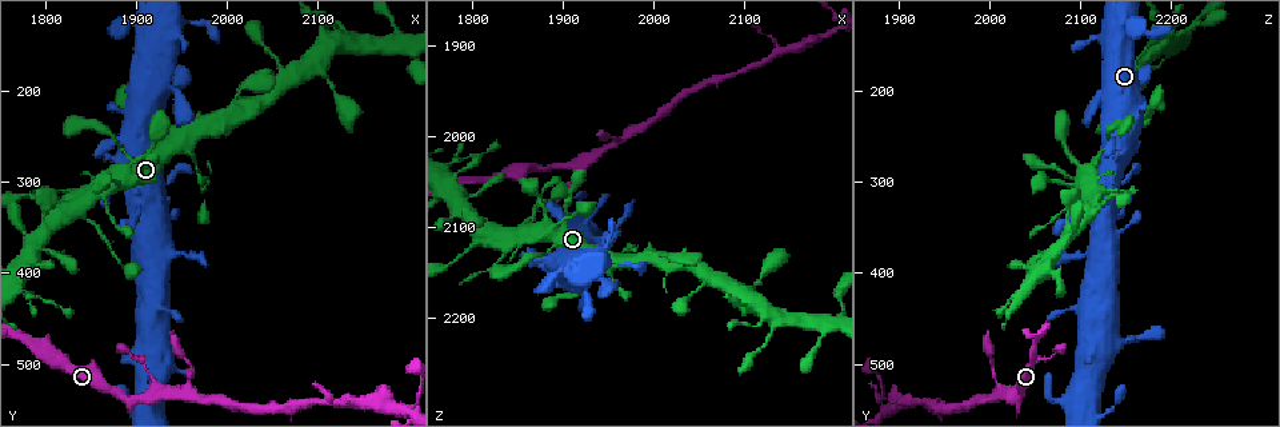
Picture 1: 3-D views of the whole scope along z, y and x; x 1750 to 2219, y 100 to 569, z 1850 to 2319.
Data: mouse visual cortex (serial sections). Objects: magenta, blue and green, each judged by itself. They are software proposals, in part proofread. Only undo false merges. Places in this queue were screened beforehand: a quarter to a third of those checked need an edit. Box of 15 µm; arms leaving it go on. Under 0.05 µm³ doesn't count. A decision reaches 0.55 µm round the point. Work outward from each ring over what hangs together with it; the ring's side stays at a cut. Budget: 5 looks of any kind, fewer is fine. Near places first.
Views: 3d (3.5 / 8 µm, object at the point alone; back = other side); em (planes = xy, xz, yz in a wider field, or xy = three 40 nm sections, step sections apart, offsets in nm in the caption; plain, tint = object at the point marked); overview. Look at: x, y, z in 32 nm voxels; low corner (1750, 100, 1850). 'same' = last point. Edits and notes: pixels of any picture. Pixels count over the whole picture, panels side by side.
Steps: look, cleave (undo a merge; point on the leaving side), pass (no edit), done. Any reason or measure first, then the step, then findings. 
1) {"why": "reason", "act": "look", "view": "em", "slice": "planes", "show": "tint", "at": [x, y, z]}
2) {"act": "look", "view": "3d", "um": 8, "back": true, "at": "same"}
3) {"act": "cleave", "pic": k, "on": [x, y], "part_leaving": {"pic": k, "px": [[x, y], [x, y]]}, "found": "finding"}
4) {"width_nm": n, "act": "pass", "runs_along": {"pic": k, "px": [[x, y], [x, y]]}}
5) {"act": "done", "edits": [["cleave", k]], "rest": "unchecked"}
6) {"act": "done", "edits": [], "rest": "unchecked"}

{"why": "three arms meet", "act": "look", "view": "3d", "um": 3.5, "at": [1915, 535, 2035]}

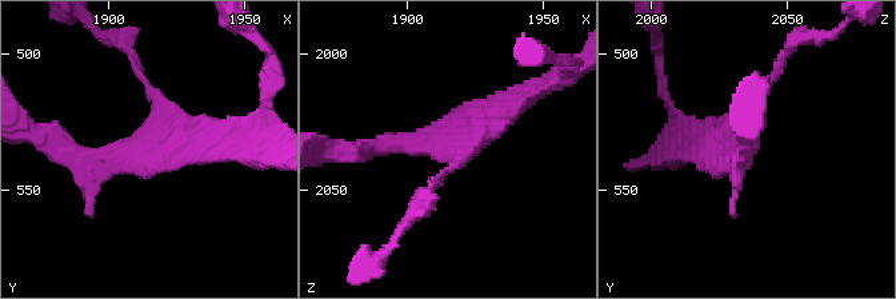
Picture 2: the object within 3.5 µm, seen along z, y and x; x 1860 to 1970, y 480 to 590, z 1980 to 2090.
{"arms": 3, "arm_widths_nm": [150, 200, 350], "act": "look", "view": "em", "slice": "xy", "step": 3, "show": "tint", "at": [1912, 534, 2032]}

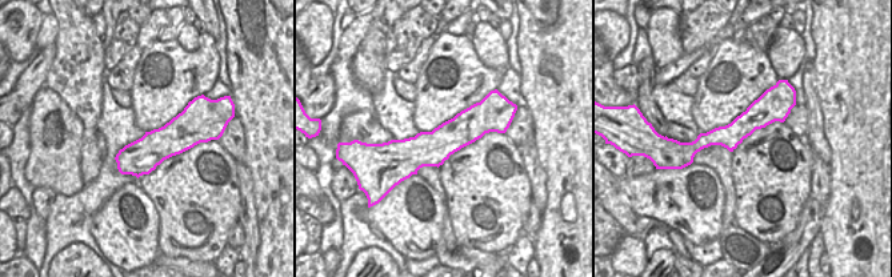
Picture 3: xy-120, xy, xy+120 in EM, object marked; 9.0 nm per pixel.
{"width_nm": 320, "act": "pass", "runs_along": {"pic": 2, "px": [[355, 151], [442, 140], [519, 103]]}, "found": "one cell here"}

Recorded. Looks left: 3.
{"why": "four-way junction", "act": "look", "view": "3d", "um": 3.5, "at": [1840, 335, 2105]}

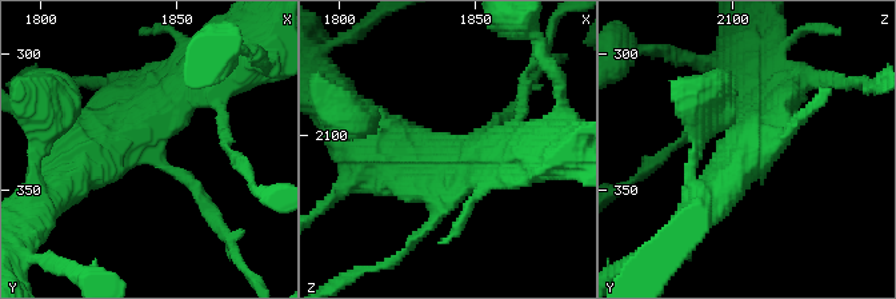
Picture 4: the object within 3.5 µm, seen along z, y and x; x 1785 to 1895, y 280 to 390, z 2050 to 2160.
{"act": "look", "view": "em", "slice": "xy", "step": 1, "show": "tint", "at": [1843, 332, 2104]}

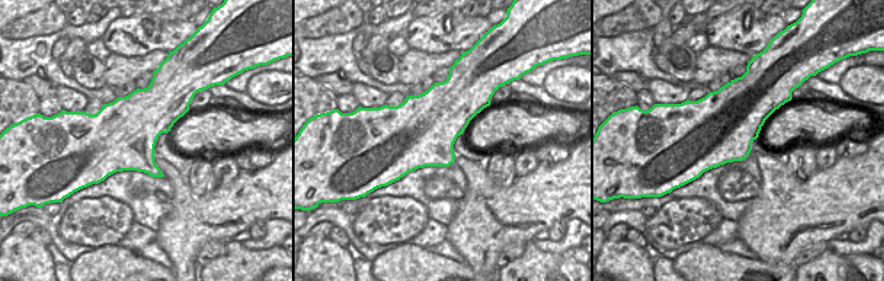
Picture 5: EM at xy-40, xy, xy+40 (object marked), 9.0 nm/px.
{"act": "pass", "runs_along": {"pic": 4, "px": [[208, 67], [70, 176]]}, "found": "continuous, no second cell"}

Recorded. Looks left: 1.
{"act": "done", "edits": [], "rest": "unchecked"}

